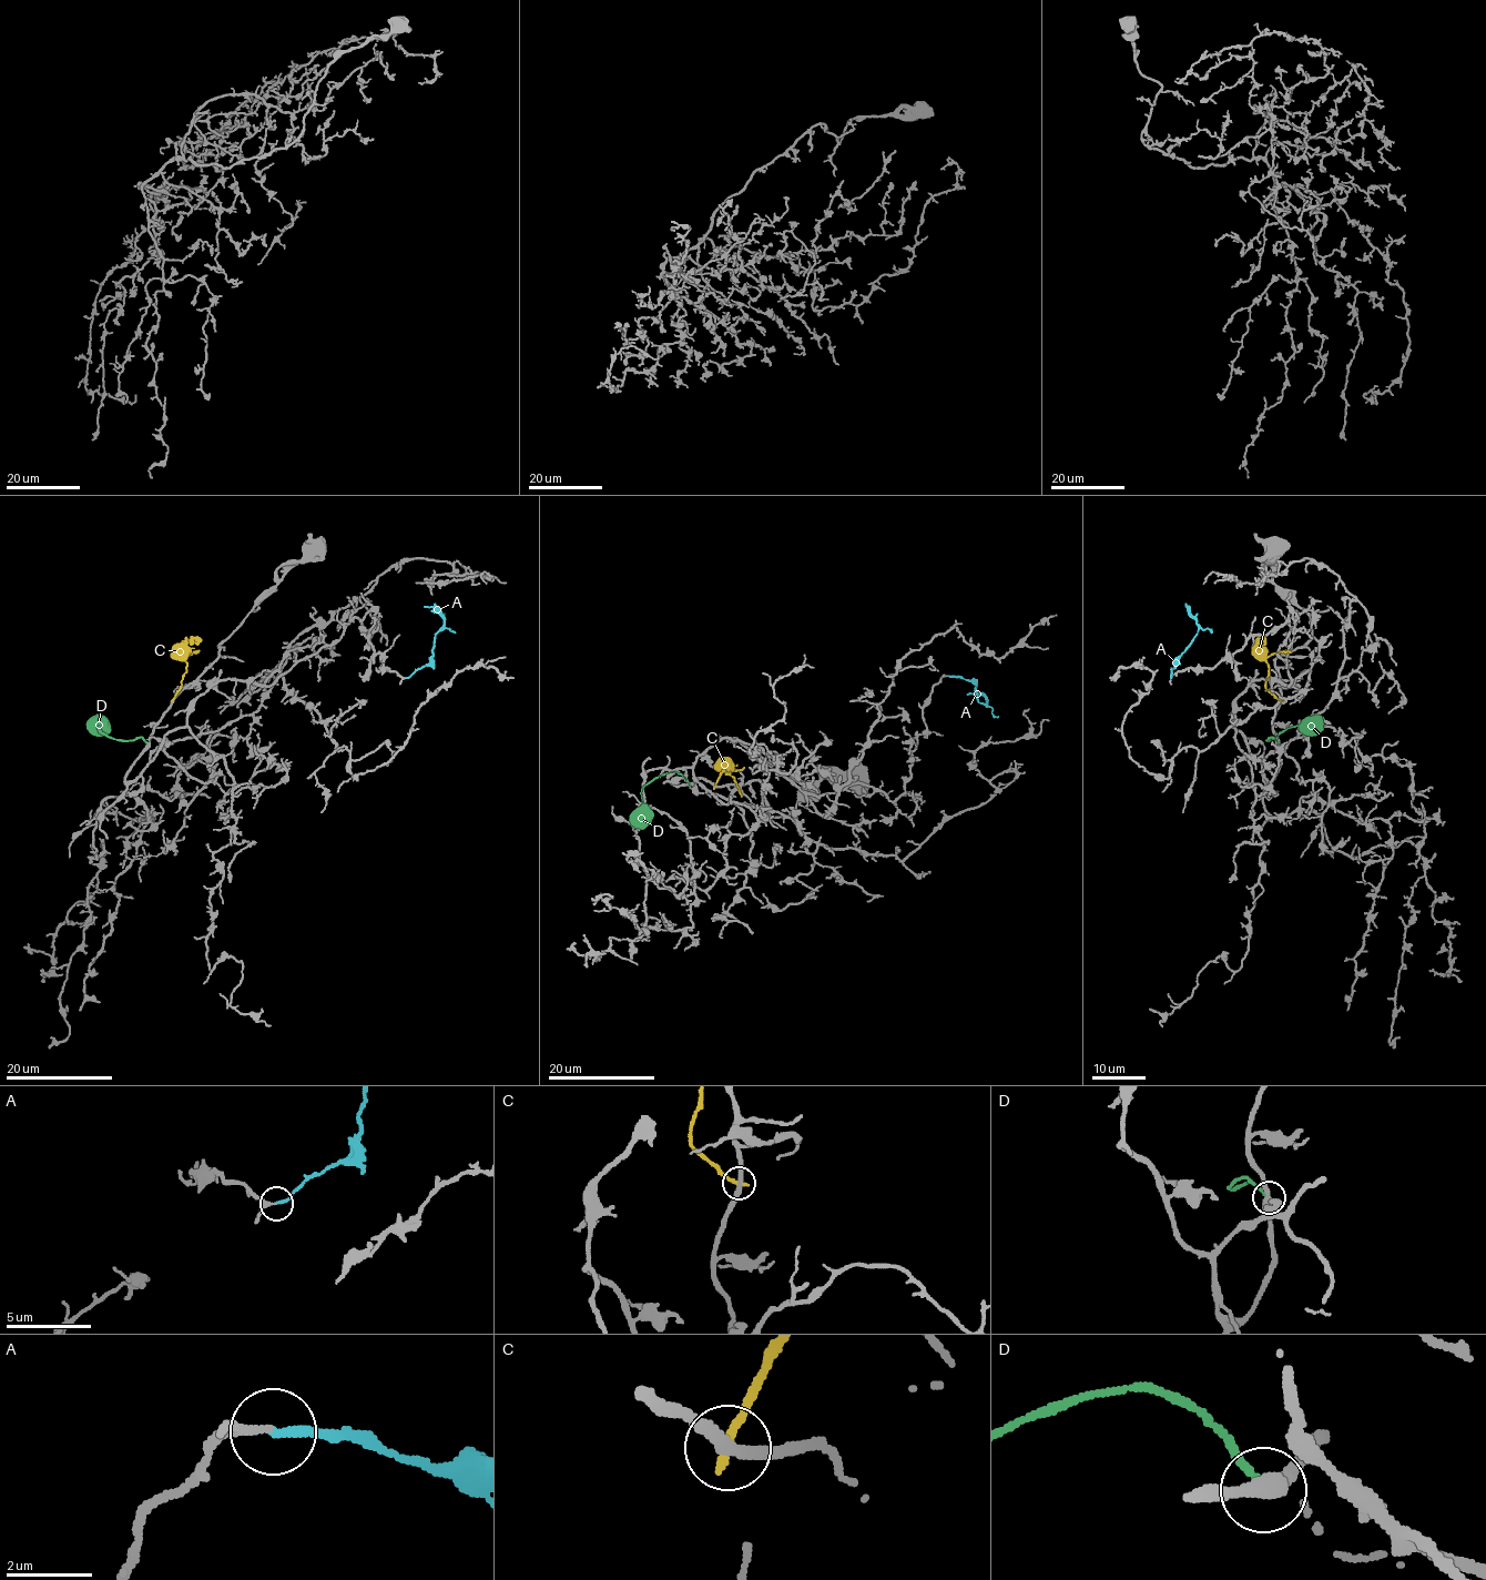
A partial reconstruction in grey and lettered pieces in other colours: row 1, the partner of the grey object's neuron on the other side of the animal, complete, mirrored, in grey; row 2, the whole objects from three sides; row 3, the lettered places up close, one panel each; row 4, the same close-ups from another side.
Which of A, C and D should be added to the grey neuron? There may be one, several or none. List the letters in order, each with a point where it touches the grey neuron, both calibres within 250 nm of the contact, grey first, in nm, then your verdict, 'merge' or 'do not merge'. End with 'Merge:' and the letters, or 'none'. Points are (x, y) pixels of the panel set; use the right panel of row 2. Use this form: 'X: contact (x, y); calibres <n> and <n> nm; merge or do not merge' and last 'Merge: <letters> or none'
A: contact (1171, 678); calibres 150 and 180 nm; merge
C: contact (1281, 700); calibres 280 and 240 nm; do not merge
D: contact (1279, 743); calibres 400 and 200 nm; do not merge
Merge: A

